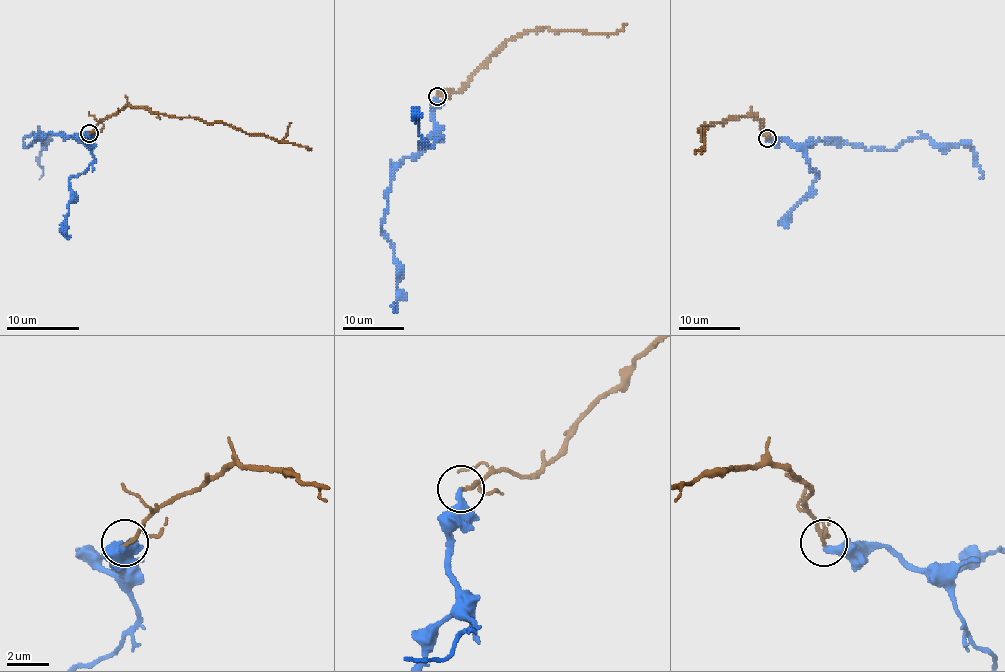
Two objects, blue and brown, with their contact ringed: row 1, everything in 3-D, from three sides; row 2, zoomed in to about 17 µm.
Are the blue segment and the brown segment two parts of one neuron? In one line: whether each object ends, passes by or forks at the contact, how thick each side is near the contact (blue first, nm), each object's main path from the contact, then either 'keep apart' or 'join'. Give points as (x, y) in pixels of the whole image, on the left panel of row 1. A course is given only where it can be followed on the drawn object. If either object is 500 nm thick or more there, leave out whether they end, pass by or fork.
blue ends; brown ends; calibres 360 and 180 nm; course blue (89, 133), (87, 144), (78, 137), (50, 133), (30, 146), (23, 141), (38, 130), (45, 139), (39, 179); course brown (89, 133), (125, 106), (143, 106), (172, 115), (231, 124), (247, 133), (307, 148); keep apart

